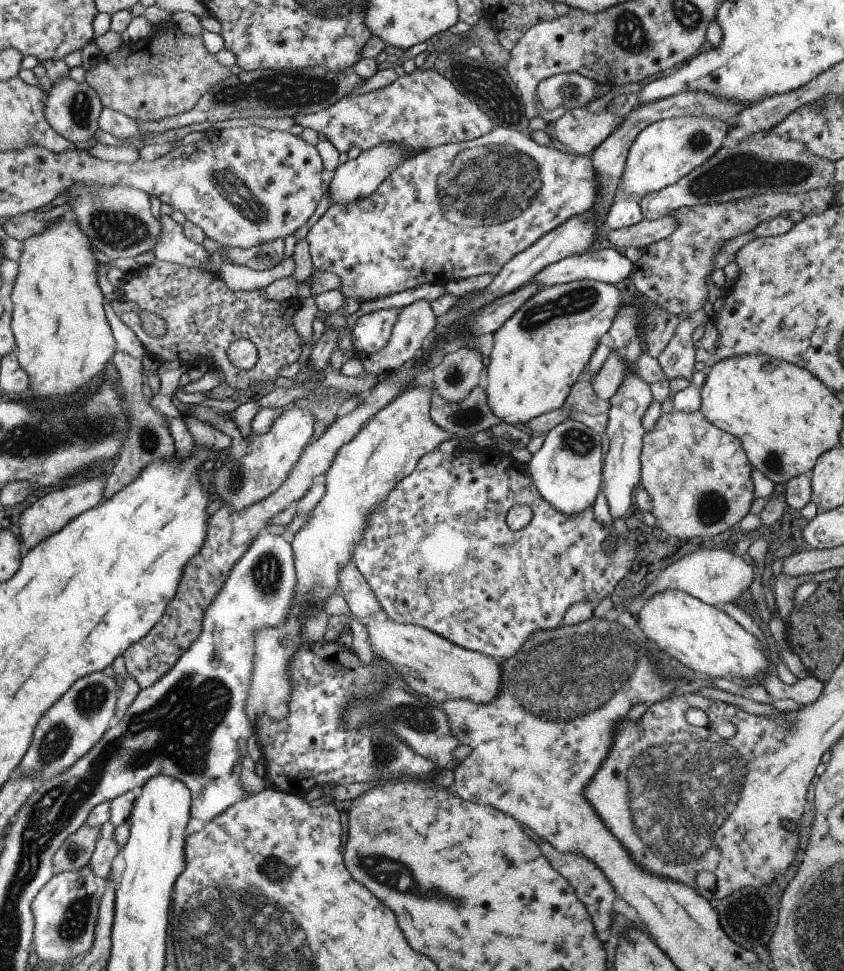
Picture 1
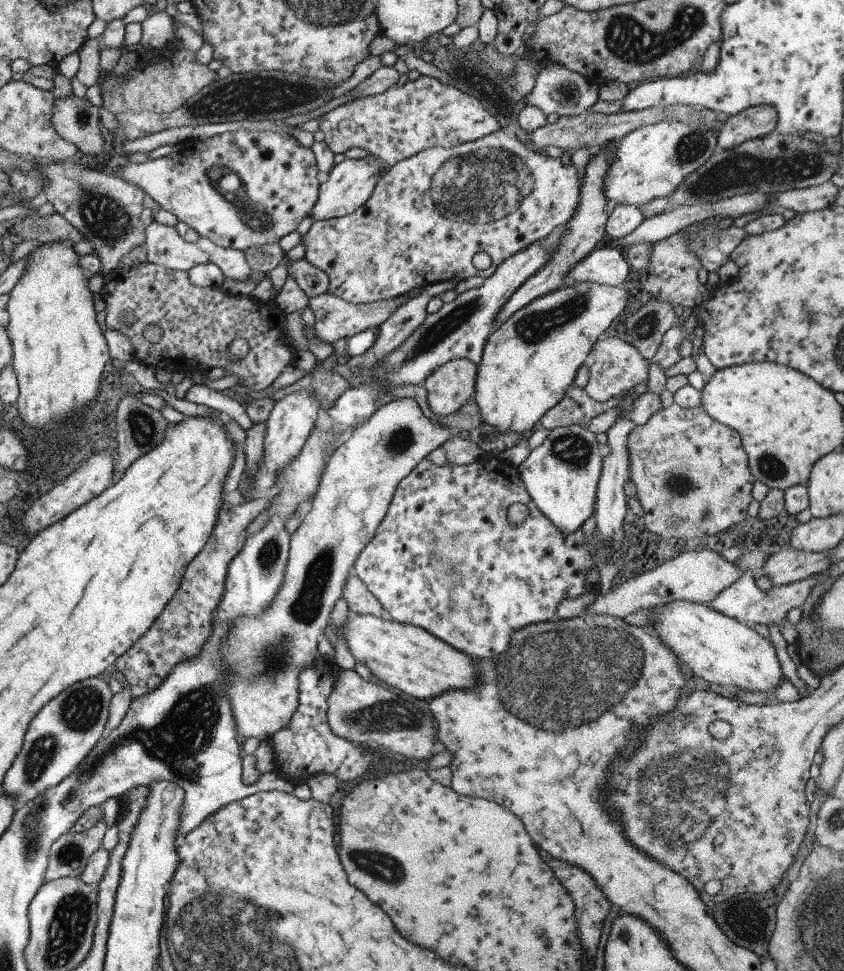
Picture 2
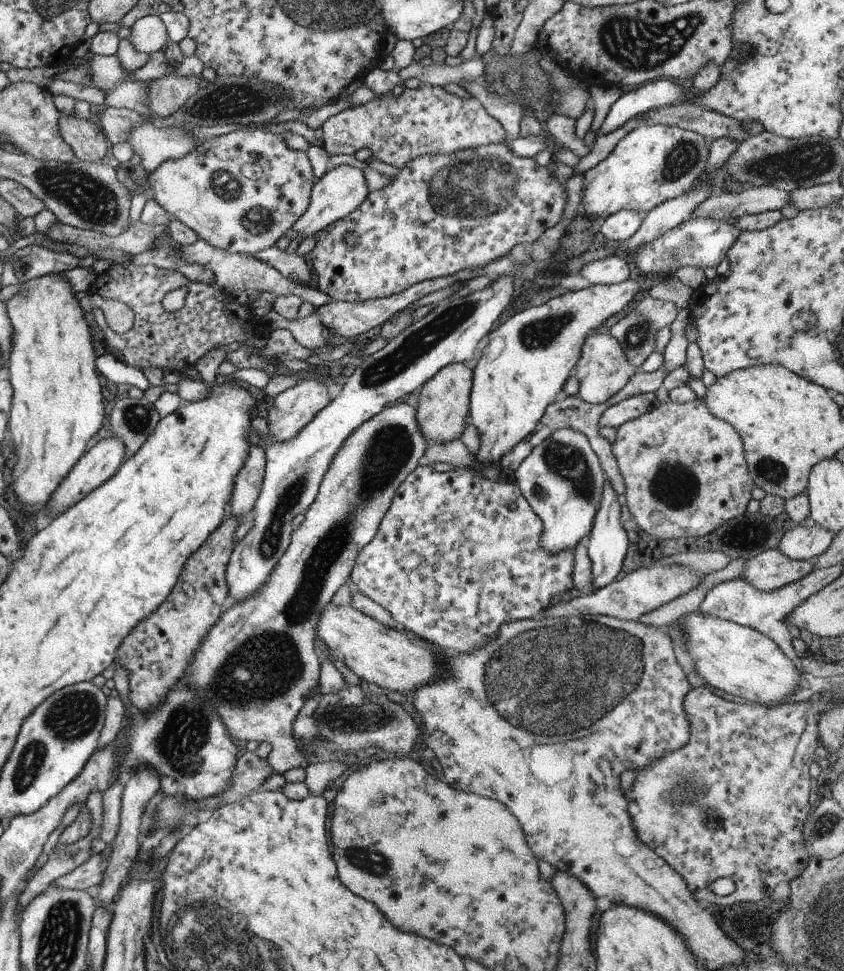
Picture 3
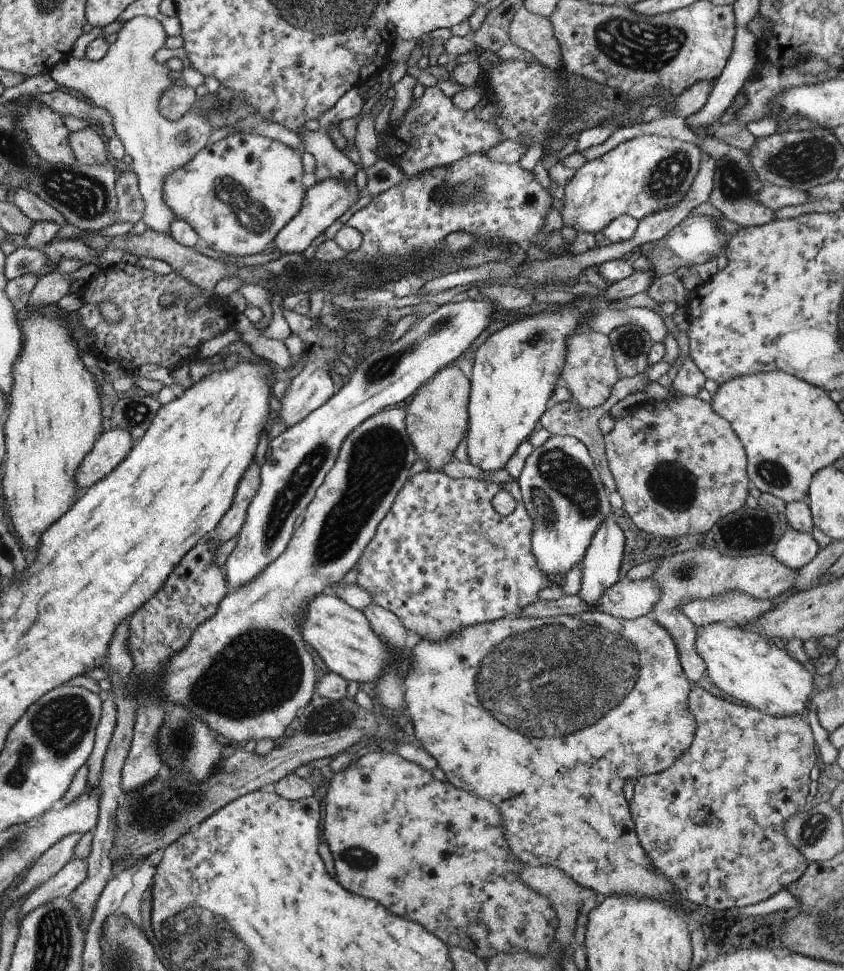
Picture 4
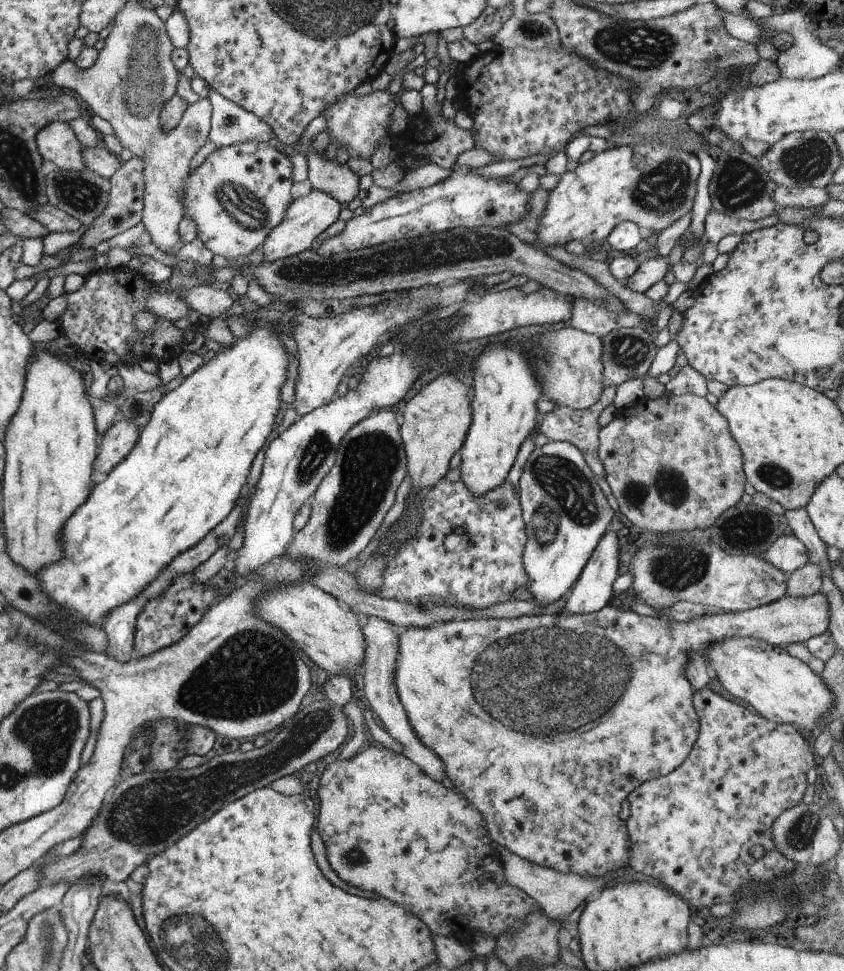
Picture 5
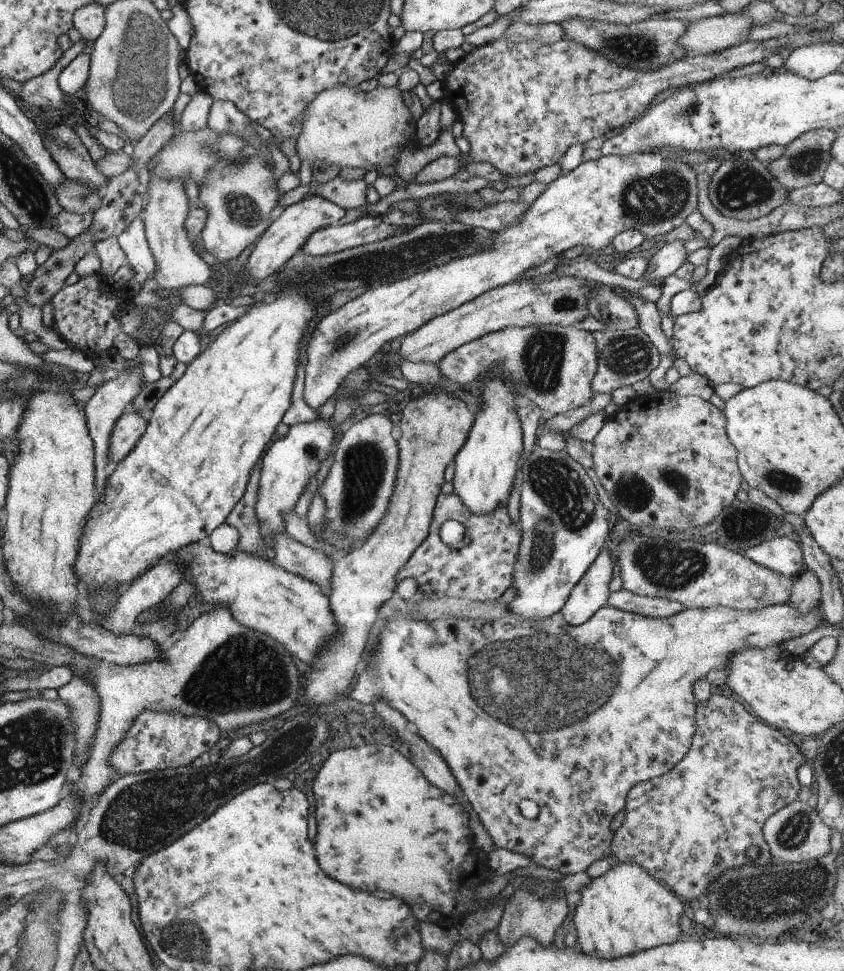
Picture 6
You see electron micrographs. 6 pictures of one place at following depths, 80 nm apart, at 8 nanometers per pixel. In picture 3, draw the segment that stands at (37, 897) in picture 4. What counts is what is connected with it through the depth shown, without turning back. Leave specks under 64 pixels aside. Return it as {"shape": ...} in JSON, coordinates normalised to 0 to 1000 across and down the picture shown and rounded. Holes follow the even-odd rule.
{"shape":[[[120,878],[109,880],[89,896],[70,903],[58,911],[68,911],[76,916],[108,918],[120,908],[123,895],[123,884]]]}

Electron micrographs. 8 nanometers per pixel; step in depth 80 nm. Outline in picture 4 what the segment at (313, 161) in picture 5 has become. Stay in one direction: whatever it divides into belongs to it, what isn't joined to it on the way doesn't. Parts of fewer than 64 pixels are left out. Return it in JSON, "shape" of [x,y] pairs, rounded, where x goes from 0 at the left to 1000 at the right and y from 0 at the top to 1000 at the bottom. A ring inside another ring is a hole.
{"shape":[[[357,130],[354,140],[359,143],[360,154],[373,163],[374,186],[382,186],[387,182],[412,186],[419,183],[423,171],[395,150],[383,134],[366,135]]]}

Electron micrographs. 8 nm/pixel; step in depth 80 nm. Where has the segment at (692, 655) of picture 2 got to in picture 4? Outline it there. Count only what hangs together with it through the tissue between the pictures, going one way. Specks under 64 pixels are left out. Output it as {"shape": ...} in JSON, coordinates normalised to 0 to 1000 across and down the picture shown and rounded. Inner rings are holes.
{"shape":[[[854,640],[834,643],[823,653],[823,671],[835,685],[835,699],[852,711],[911,737],[955,735],[956,723],[964,714],[961,710],[963,696],[914,657]]]}

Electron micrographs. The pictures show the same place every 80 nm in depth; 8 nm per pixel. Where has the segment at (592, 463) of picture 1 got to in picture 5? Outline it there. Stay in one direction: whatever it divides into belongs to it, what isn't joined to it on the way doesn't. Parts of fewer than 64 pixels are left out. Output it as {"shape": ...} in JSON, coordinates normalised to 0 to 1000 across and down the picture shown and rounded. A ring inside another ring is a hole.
{"shape":[[[649,454],[641,460],[633,460],[624,470],[614,494],[614,516],[623,544],[618,580],[628,597],[621,606],[633,614],[630,619],[640,623],[653,622],[673,612],[726,531],[726,525],[712,508],[707,493],[693,476],[691,467],[672,454]]]}

